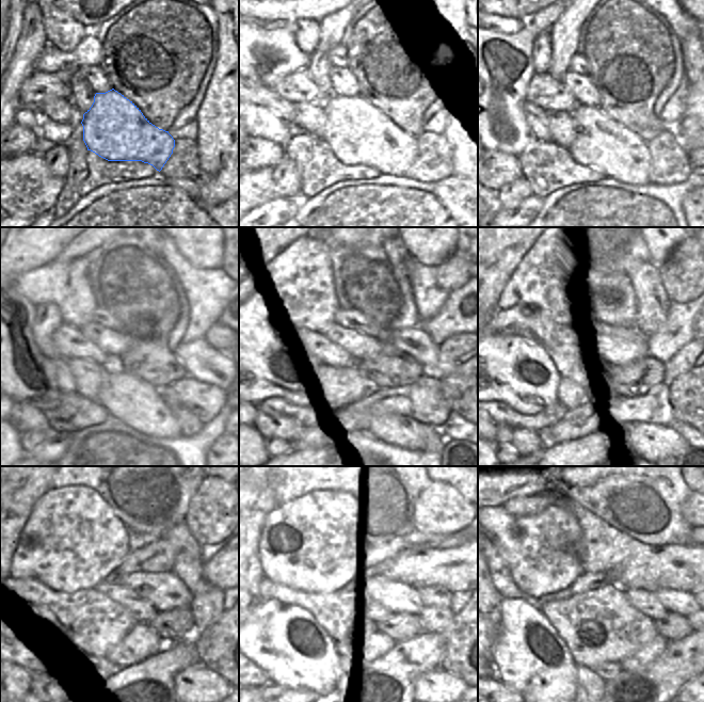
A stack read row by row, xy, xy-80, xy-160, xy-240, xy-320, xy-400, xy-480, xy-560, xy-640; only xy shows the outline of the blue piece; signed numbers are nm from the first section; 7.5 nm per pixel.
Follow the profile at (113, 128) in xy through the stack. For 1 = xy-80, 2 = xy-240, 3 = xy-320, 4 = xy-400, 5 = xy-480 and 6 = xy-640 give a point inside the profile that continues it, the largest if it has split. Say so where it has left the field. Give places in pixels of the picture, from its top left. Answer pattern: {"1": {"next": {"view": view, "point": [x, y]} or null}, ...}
{"1": {"next": {"view": "xy-80", "point": [358, 133]}}, "2": {"next": {"view": "xy-240", "point": [138, 402]}}, "3": {"next": {"view": "xy-320", "point": [400, 430]}}, "4": {"next": {"view": "xy-400", "point": [660, 442]}}, "5": {"next": {"view": "xy-480", "point": [196, 683]}}, "6": {"next": {"view": "xy-640", "point": [694, 683]}}}

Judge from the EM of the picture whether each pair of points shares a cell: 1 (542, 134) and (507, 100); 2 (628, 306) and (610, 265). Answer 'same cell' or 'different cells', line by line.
1: different cells
2: different cells

